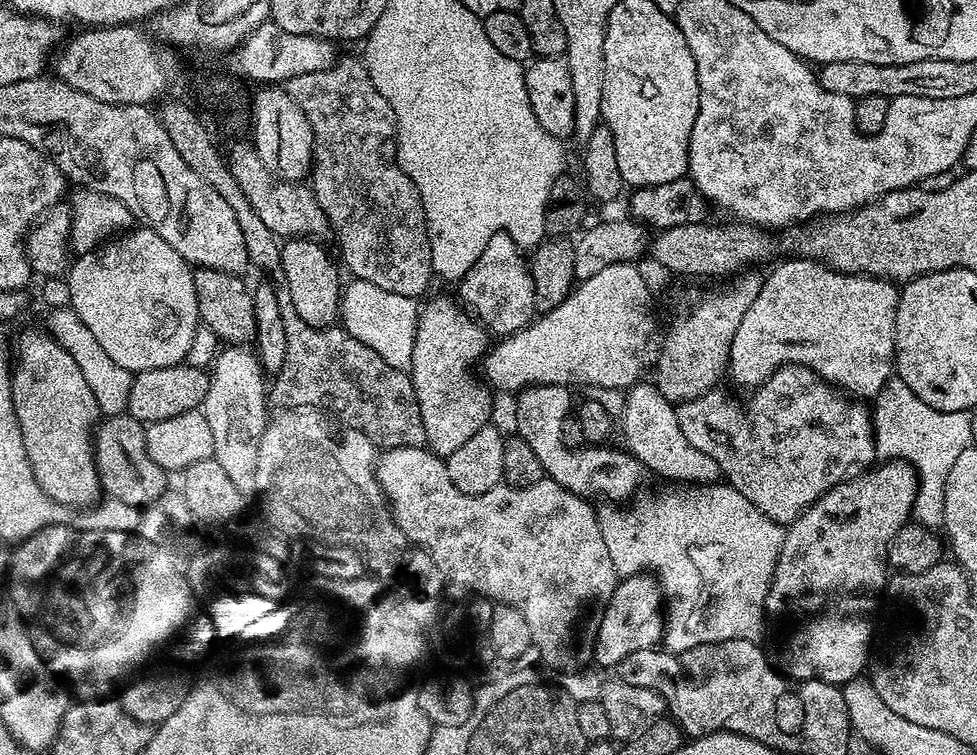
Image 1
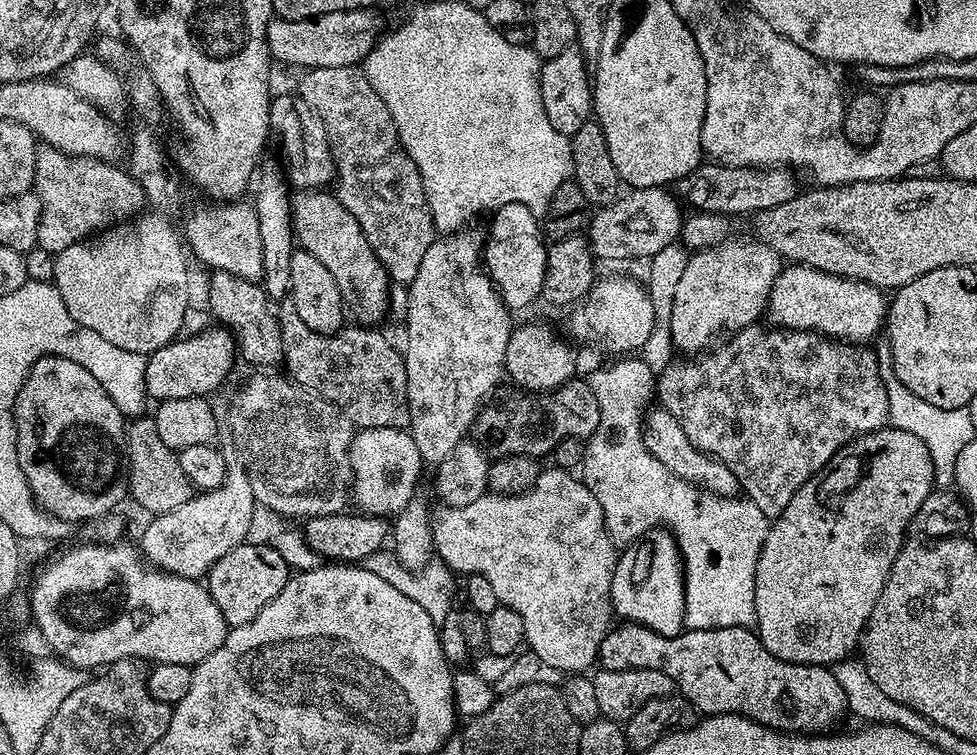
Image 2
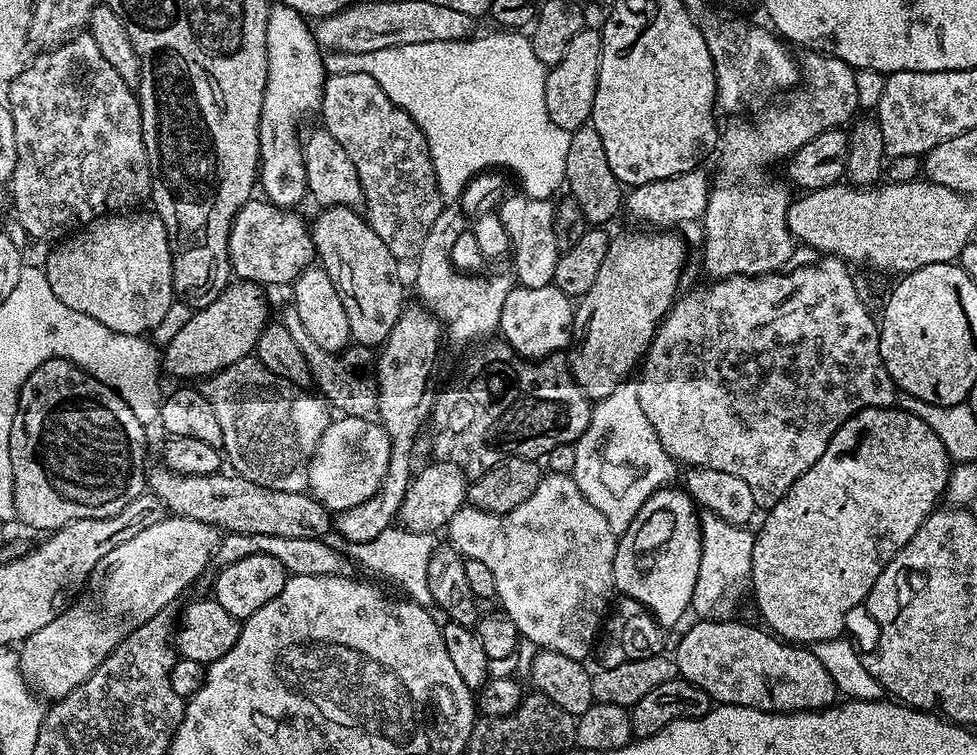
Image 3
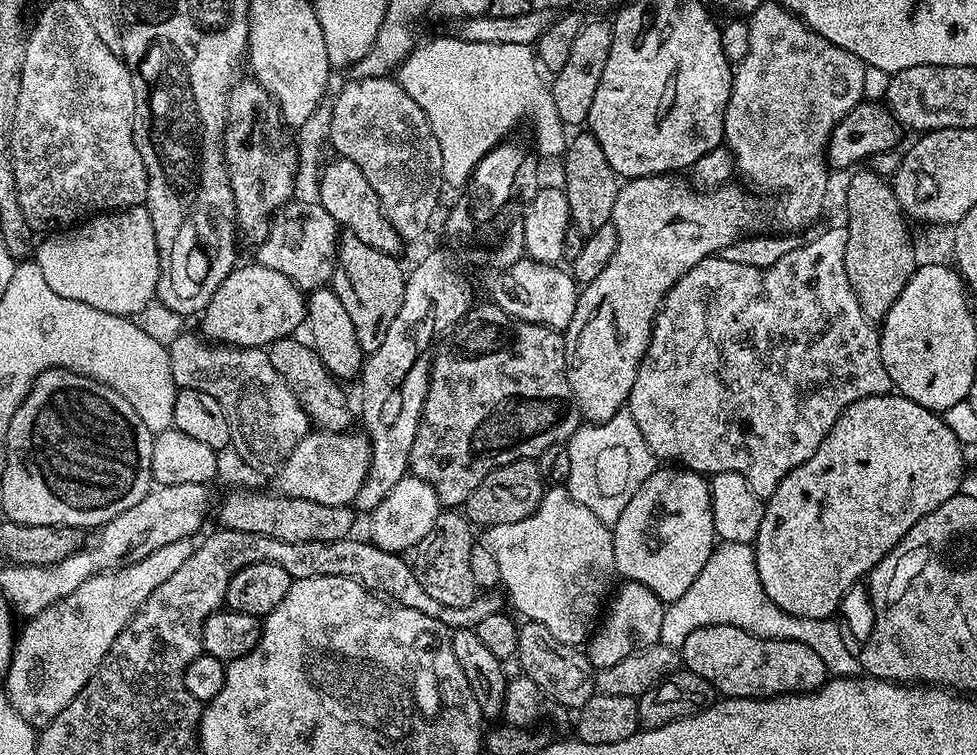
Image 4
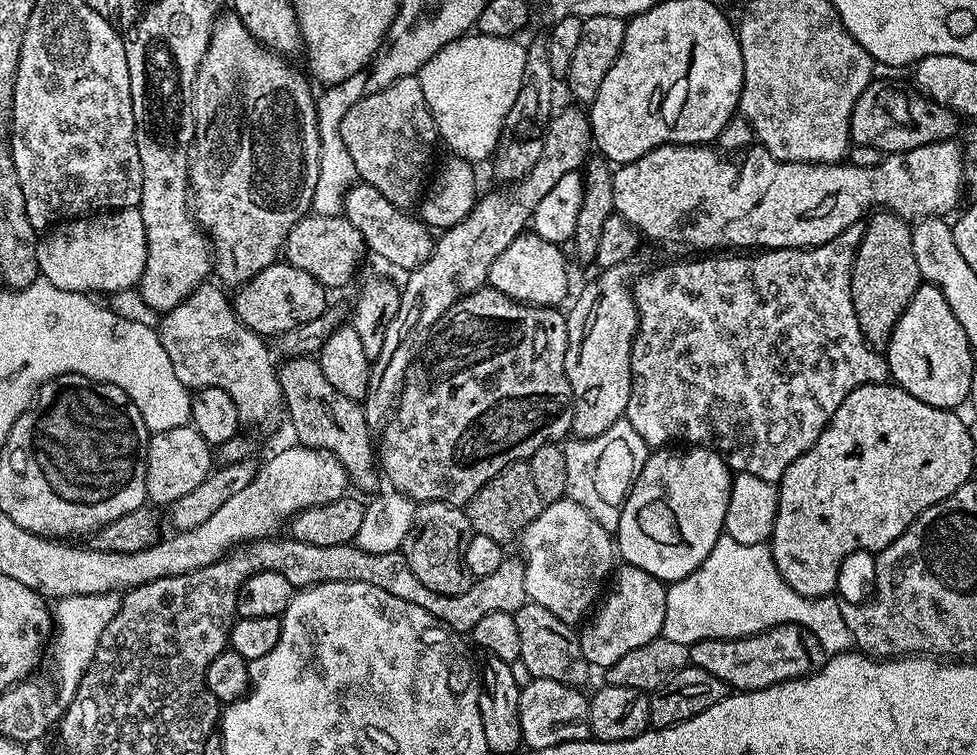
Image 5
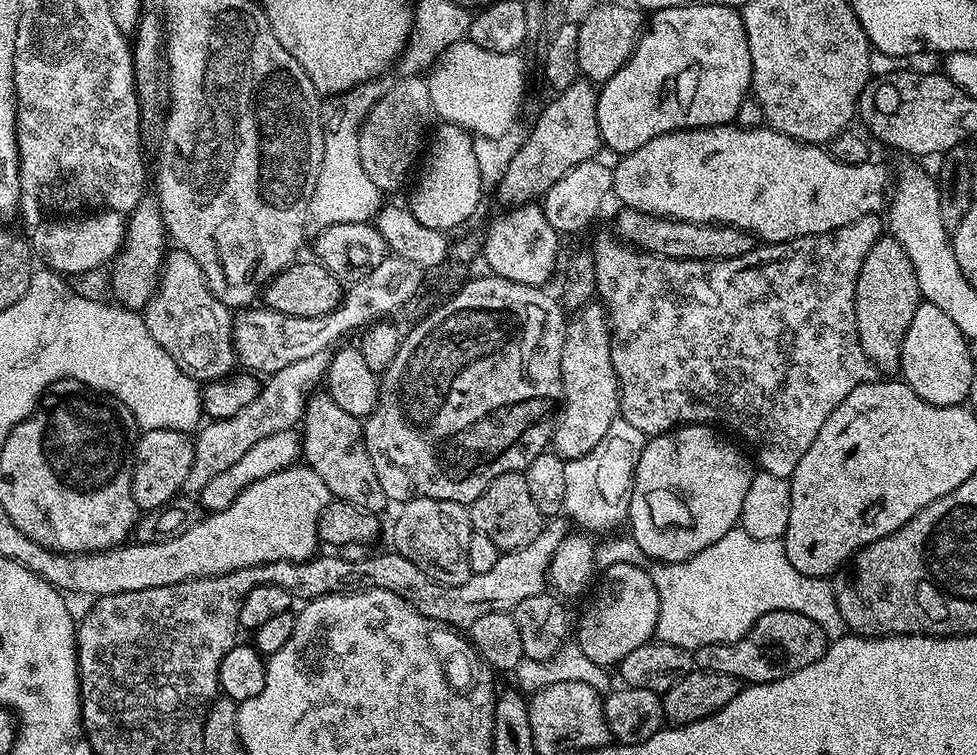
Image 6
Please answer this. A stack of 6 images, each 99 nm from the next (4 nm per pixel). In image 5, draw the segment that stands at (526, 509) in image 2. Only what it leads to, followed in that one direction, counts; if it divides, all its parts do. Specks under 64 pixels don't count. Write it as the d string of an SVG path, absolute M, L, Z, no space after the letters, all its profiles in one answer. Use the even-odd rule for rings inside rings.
M565 498L545 503L542 514L538 514L538 518L534 518L530 526L526 526L518 544L524 547L524 585L529 601L538 606L546 606L550 614L566 621L567 624L575 625L576 620L583 621L589 609L597 603L614 568L614 540L610 533L602 526L598 526L598 522L594 522L594 518L590 518L590 514L582 510L578 502Z

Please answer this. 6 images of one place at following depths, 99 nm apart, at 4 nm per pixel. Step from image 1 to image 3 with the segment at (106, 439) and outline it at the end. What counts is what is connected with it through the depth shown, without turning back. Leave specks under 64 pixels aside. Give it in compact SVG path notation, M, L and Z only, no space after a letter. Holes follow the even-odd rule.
M157 466L147 469L146 484L151 495L157 496L171 515L215 524L228 532L323 540L333 531L333 513L307 491L270 490L235 474L224 475L178 474L169 468Z

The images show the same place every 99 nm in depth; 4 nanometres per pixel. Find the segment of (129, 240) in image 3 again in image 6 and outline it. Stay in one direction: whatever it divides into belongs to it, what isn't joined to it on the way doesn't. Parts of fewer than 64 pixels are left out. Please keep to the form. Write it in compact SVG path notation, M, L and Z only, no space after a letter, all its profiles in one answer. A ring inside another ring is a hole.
M96 210L91 214L76 214L71 218L44 220L31 229L30 243L33 253L39 259L41 256L47 267L71 278L111 265L124 244L125 231L126 220L121 213Z

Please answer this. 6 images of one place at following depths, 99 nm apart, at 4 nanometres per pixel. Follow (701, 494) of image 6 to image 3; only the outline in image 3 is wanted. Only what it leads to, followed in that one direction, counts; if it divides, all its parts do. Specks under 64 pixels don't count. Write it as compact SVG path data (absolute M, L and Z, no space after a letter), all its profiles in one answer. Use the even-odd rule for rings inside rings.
M680 486L659 488L638 510L626 531L619 533L614 554L615 591L621 597L634 599L654 615L661 629L672 628L692 607L694 586L698 582L698 566L702 558L700 541L700 516L697 505L687 491Z

